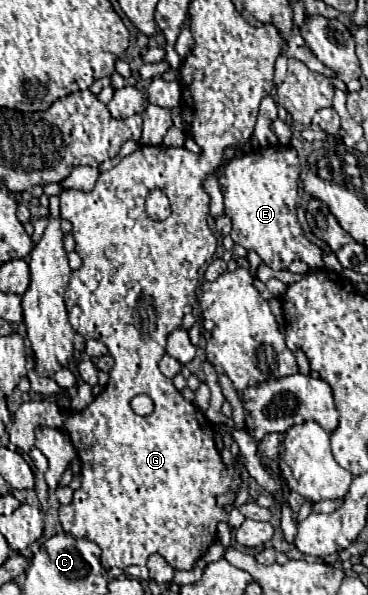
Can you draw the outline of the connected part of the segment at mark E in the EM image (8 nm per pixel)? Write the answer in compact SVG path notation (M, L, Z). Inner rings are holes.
M276 145L234 159L218 179L224 195L226 215L232 221L230 237L244 249L256 251L274 271L288 269L288 265L296 259L305 262L310 269L322 267L320 247L308 241L296 217L300 203L298 179L300 159L296 149L290 145Z

